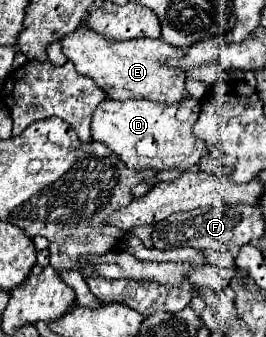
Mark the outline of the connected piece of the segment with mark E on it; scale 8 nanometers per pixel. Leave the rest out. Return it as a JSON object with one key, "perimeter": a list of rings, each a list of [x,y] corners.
{"perimeter":[[[82,27],[62,39],[62,49],[64,55],[76,65],[76,71],[94,79],[96,85],[106,91],[108,99],[114,101],[148,99],[154,103],[172,105],[188,97],[184,87],[186,81],[184,71],[176,71],[176,67],[168,67],[168,59],[180,59],[180,55],[184,55],[184,49],[172,47],[162,39],[144,37],[144,39],[116,43],[104,39],[96,31]]]}

